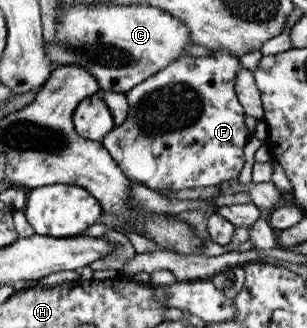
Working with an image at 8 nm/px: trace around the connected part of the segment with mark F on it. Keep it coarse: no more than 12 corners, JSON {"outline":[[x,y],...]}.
{"outline":[[226,49],[126,93],[102,139],[154,190],[226,185],[250,138]]}

